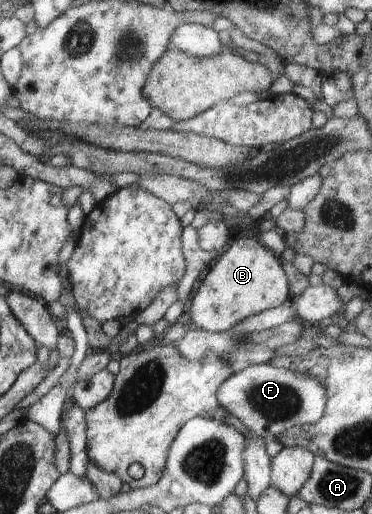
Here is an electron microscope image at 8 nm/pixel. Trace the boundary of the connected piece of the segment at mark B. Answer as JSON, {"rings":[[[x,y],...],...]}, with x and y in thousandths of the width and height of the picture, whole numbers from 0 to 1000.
{"rings":[[[694,459],[621,467],[540,545],[540,554],[513,572],[508,613],[522,636],[565,646],[608,646],[659,617],[707,609],[782,584],[777,549],[745,492]]]}

